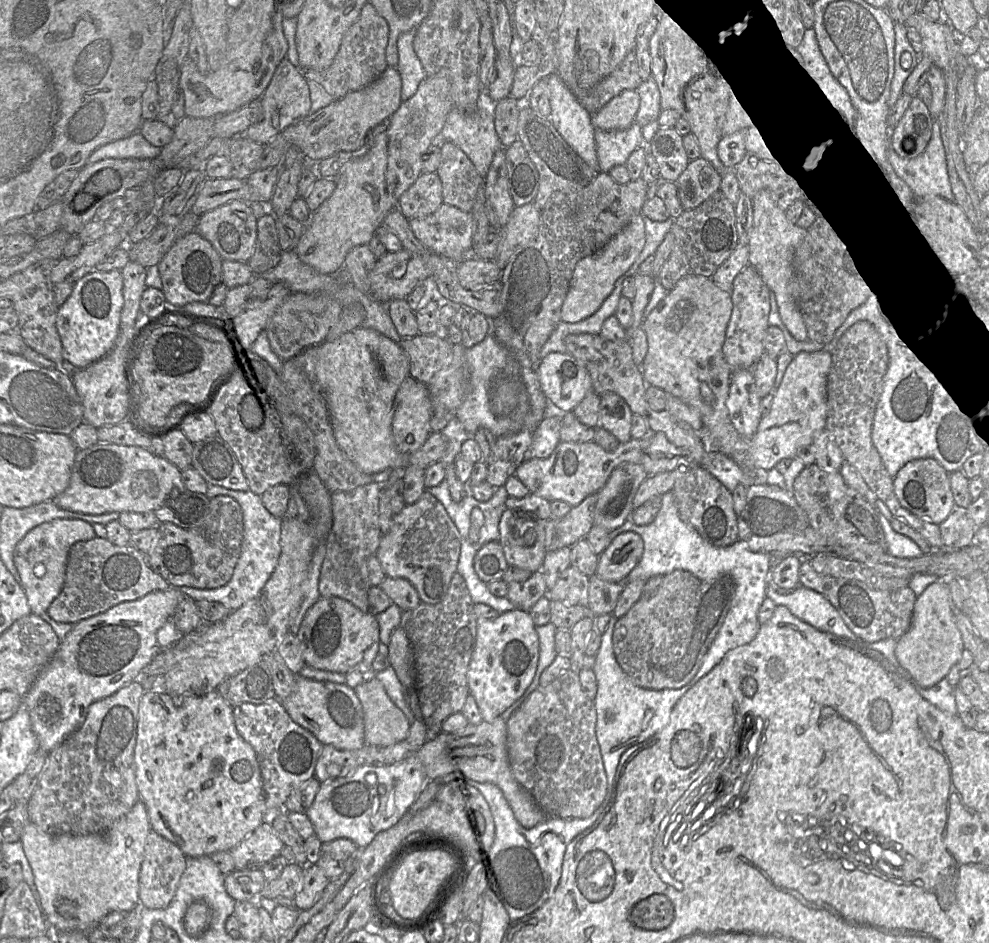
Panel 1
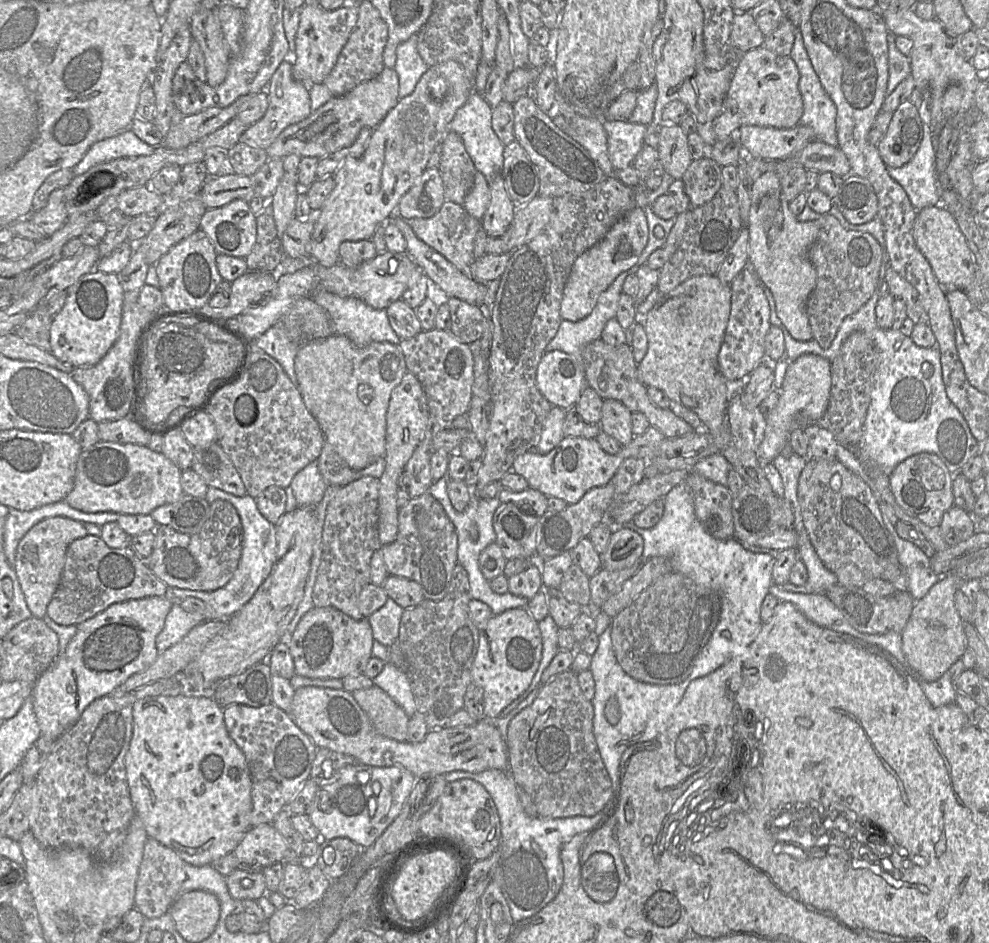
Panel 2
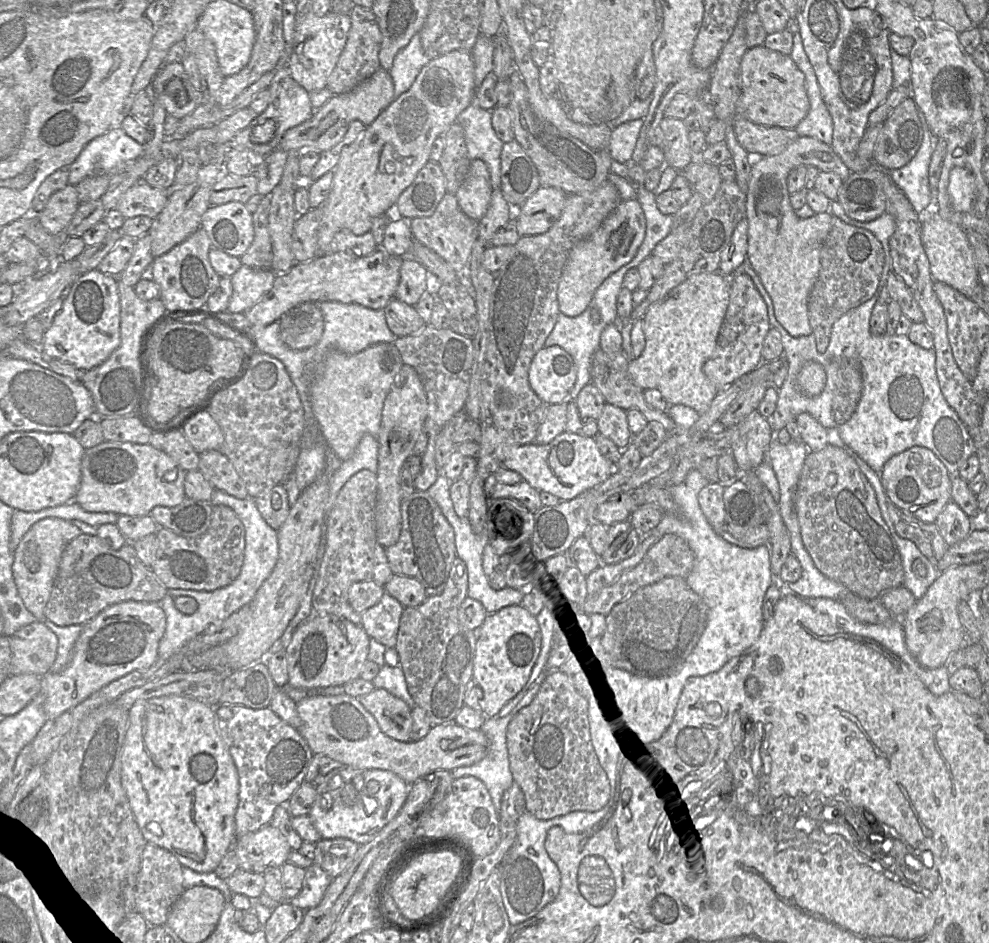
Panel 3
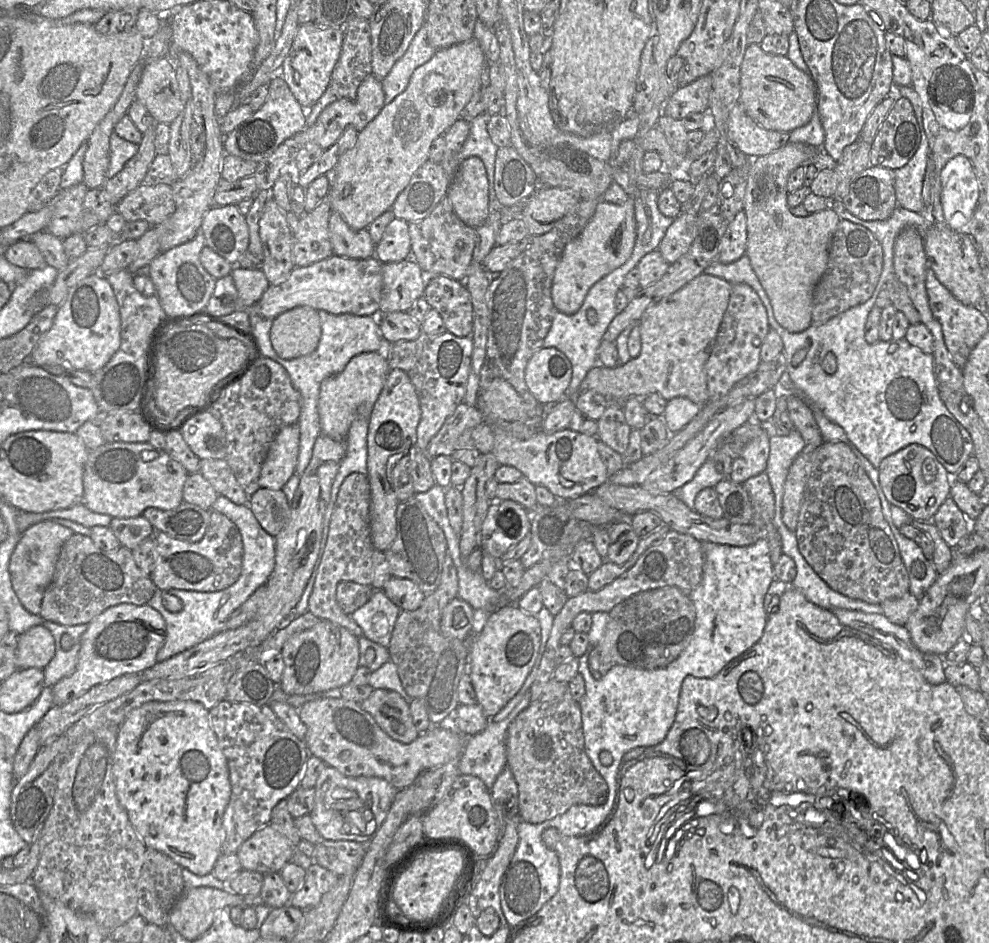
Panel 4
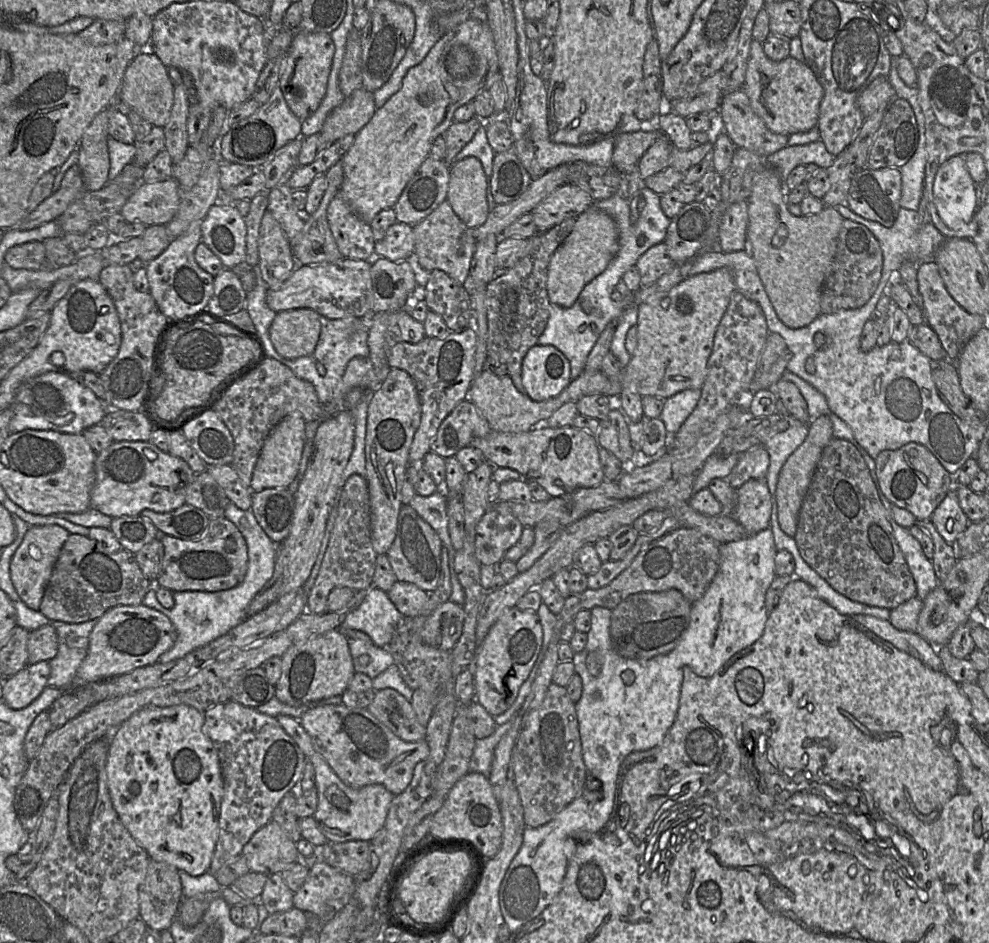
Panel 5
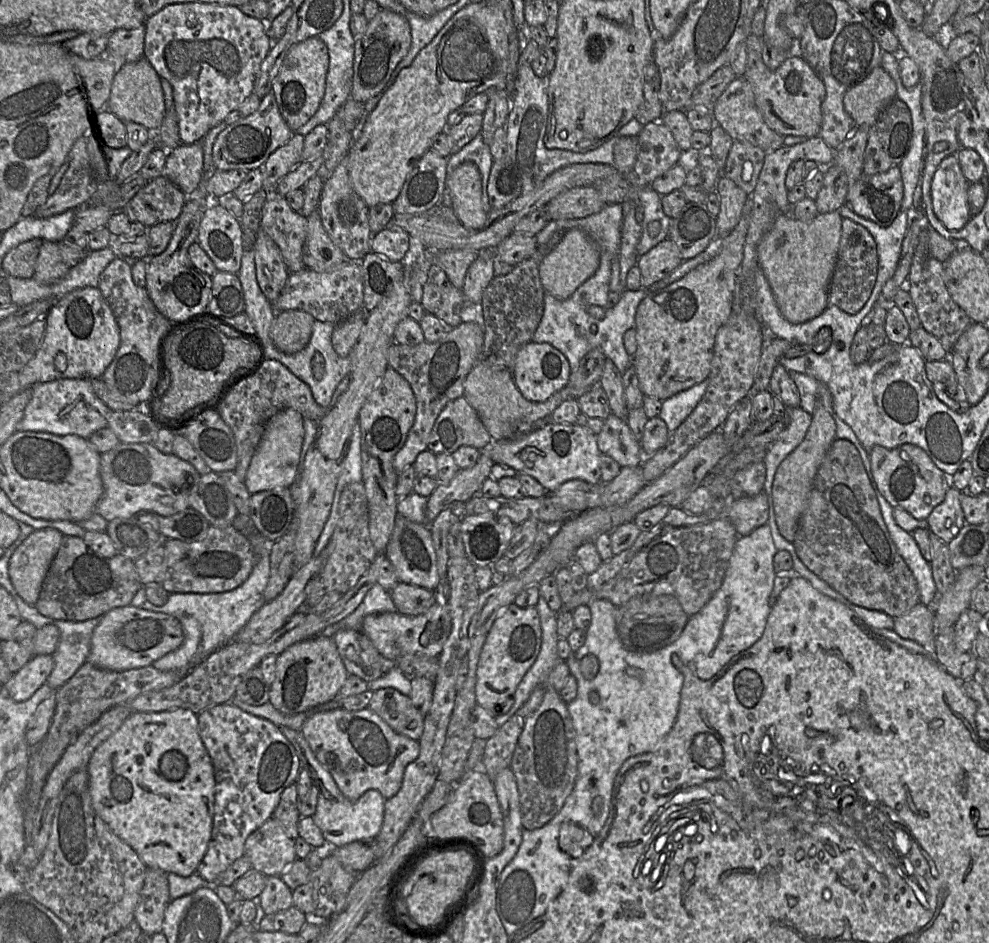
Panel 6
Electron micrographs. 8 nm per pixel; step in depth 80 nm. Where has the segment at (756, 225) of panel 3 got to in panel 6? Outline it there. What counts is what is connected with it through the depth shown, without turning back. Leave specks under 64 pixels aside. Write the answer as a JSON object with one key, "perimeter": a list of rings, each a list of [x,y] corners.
{"perimeter":[[[837,211],[817,214],[807,222],[780,213],[757,246],[759,267],[769,282],[781,315],[792,324],[814,319],[828,307],[842,220]]]}

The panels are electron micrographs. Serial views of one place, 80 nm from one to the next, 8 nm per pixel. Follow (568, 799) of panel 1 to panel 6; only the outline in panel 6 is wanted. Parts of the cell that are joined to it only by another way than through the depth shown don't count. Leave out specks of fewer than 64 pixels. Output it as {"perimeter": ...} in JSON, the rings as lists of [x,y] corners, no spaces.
{"perimeter":[[[548,682],[540,706],[525,721],[510,768],[519,792],[523,828],[541,828],[561,810],[578,775],[575,730],[567,703]]]}

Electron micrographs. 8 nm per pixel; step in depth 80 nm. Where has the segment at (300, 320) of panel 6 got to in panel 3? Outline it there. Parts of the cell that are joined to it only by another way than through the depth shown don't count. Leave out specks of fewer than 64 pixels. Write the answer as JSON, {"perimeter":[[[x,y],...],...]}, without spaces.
{"perimeter":[[[301,303],[279,320],[282,341],[292,350],[305,350],[316,345],[323,333],[324,320],[315,303]]]}

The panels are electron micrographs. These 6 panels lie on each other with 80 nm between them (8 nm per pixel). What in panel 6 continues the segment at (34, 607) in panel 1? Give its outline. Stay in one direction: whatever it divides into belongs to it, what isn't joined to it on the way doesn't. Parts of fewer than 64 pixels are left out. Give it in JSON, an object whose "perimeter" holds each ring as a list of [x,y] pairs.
{"perimeter":[[[53,528],[34,530],[13,552],[8,576],[17,594],[35,605],[63,534]]]}

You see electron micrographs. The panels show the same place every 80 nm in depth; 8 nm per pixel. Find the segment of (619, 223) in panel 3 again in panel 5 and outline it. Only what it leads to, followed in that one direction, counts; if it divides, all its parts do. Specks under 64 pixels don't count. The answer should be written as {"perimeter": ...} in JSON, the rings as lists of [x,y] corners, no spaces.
{"perimeter":[[[591,206],[576,218],[571,233],[552,255],[547,273],[547,293],[550,303],[570,308],[583,288],[600,275],[619,249],[619,230],[611,216]]]}

